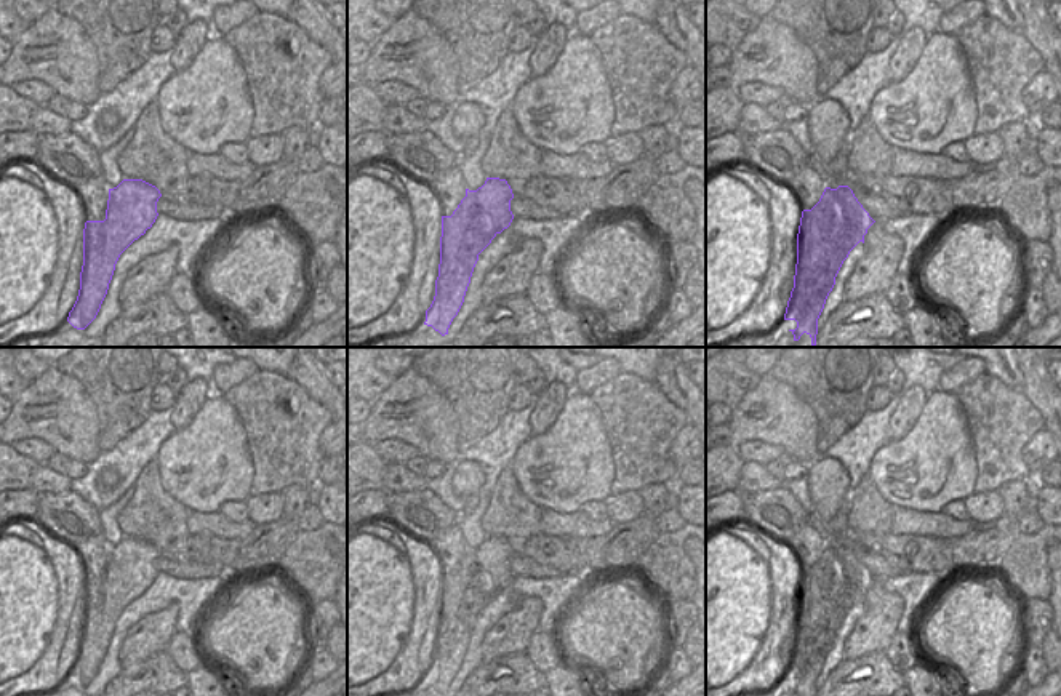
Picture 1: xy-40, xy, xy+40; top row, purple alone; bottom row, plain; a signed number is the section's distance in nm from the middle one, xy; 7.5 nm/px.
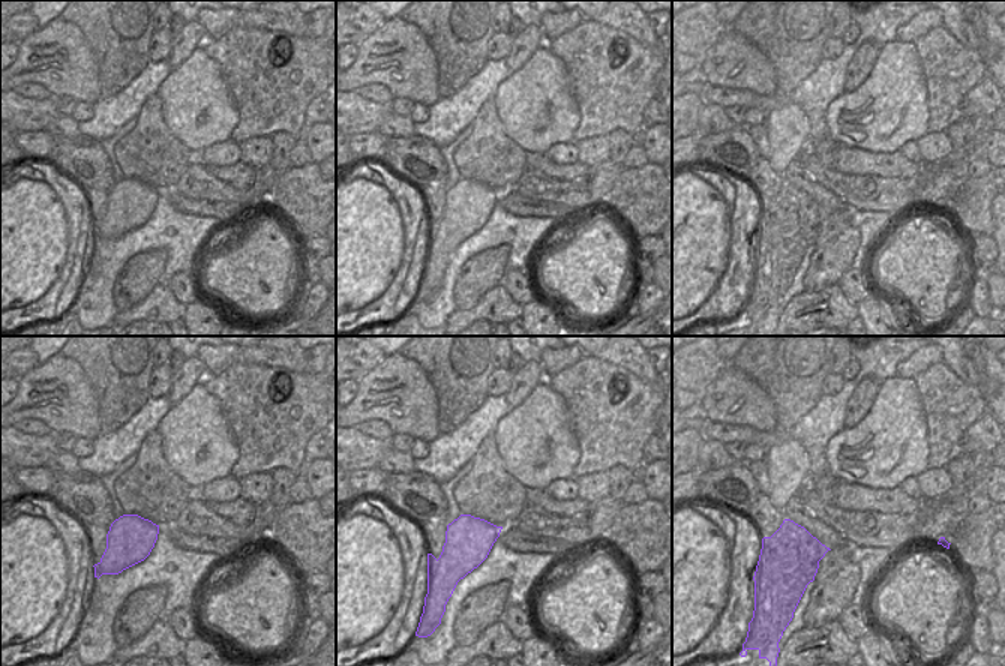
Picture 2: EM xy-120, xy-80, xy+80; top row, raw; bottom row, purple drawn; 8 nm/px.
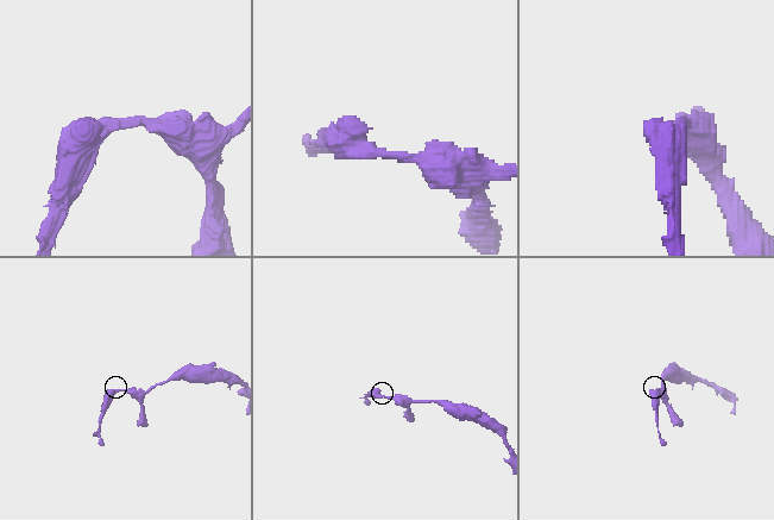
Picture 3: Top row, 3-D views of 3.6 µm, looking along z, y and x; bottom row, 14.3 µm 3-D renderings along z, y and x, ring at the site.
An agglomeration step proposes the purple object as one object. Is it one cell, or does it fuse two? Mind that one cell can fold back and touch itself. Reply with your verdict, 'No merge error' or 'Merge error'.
Merge error.

